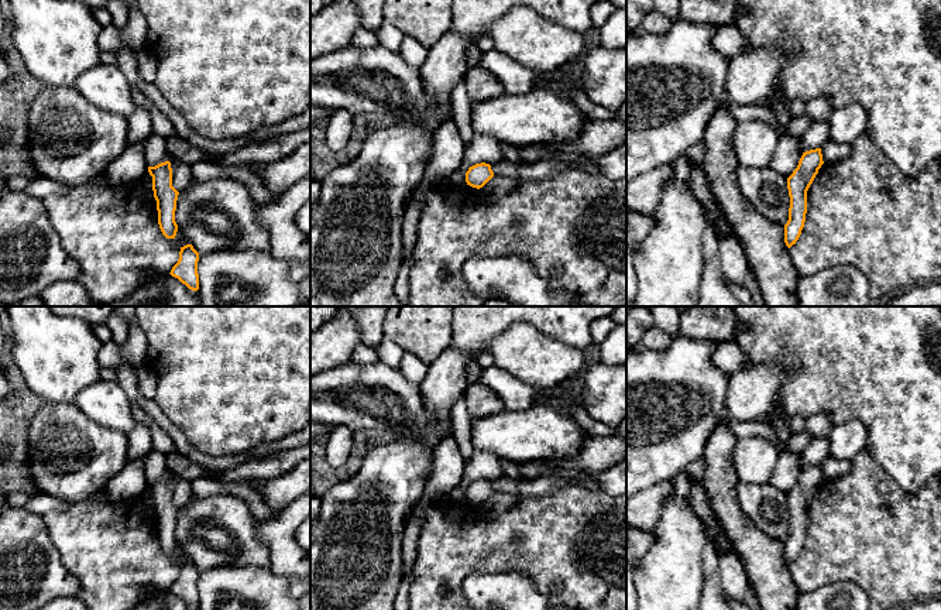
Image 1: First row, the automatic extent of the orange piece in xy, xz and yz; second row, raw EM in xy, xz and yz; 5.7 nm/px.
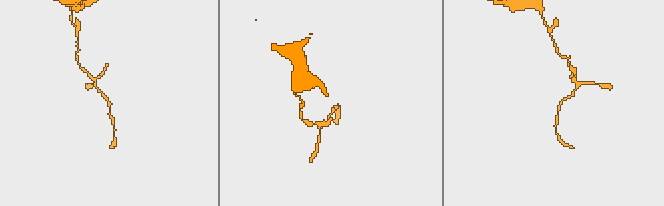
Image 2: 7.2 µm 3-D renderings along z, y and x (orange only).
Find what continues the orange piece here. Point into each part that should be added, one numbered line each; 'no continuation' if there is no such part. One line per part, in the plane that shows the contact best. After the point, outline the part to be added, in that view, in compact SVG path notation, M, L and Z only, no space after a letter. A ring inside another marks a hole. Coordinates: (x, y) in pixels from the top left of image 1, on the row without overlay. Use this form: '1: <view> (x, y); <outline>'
no continuation

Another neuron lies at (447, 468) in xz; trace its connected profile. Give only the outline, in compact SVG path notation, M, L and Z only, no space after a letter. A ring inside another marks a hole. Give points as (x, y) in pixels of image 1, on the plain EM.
M453 436L444 438L433 453L432 472L427 480L426 496L449 494L454 490L464 473L464 459Z

